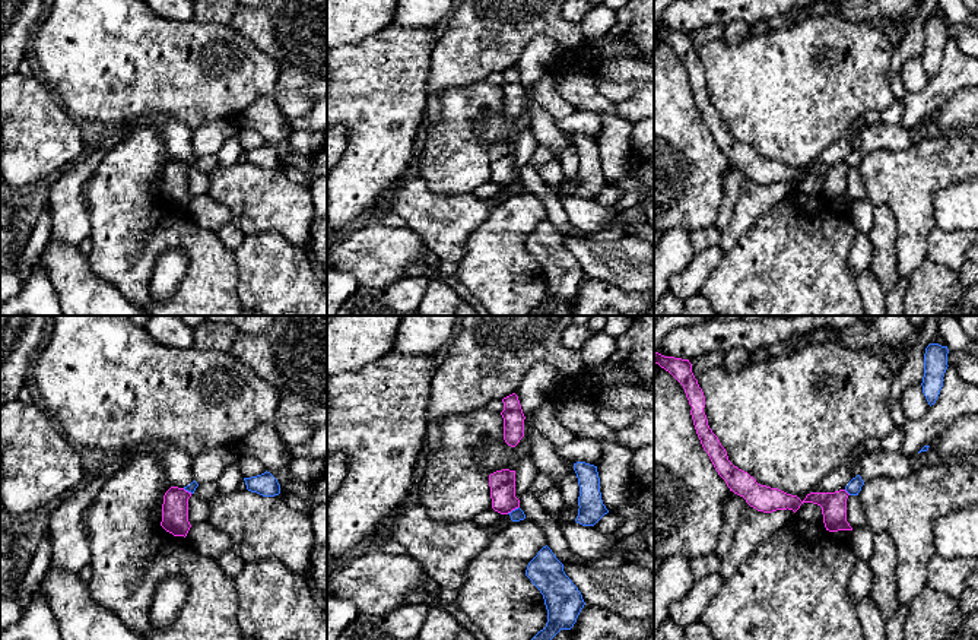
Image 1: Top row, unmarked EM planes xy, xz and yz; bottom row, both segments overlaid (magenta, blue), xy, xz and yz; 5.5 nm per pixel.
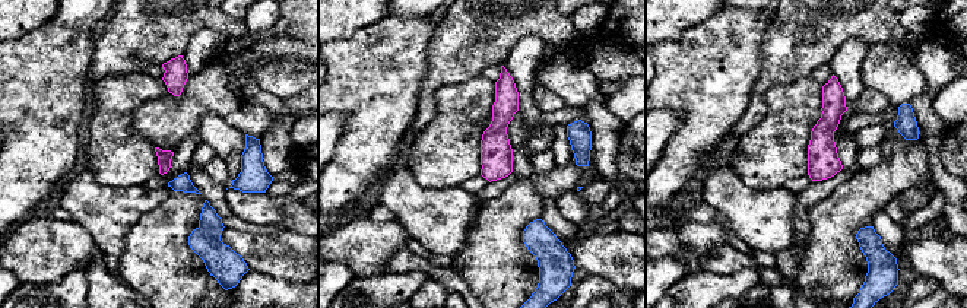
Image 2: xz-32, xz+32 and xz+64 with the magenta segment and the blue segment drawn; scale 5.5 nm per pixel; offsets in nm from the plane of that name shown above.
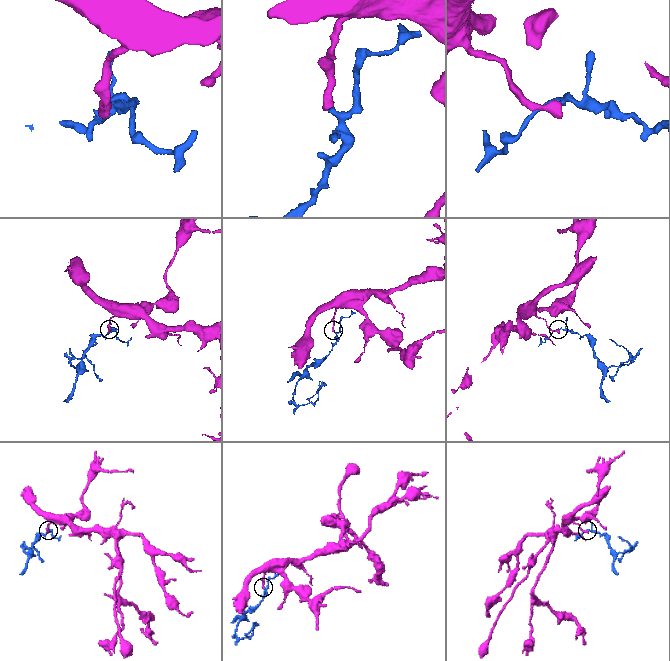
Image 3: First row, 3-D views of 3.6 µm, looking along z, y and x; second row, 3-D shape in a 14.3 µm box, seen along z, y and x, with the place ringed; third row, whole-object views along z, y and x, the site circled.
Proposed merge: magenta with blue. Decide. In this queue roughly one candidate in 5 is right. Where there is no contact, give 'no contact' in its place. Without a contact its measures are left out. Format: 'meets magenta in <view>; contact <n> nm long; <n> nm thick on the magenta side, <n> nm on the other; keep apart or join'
meets magenta in xz; contact 80 nm long; 140 nm thick on the magenta side, 70 nm on the other; keep apart

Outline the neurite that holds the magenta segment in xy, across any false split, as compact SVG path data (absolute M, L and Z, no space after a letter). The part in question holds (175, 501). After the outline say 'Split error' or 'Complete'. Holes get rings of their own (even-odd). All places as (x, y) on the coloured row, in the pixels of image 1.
M171 487L163 495L161 526L174 536L187 536L191 525L188 522L188 498L191 492L184 488Z. Complete

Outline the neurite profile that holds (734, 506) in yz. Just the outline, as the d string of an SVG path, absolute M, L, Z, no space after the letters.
M730 491L725 506L724 506L724 520L725 526L721 532L717 546L714 552L723 560L733 544L733 538L736 533L737 522L740 520L743 511L749 507L746 500L733 491Z

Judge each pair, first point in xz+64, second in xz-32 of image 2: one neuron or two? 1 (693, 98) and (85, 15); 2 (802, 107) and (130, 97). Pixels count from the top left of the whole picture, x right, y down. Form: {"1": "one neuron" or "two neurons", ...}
{"1": "two neurons", "2": "one neuron"}

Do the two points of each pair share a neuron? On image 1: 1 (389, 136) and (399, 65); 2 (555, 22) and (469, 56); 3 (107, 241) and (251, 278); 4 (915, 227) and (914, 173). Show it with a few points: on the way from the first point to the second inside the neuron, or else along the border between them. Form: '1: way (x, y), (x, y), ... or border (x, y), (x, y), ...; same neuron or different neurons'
1: way (387, 119), (387, 82); same neuron
2: way (533, 22), (524, 24), (517, 31), (491, 34); same neuron
3: border (232, 252), (237, 260), (237, 297), (240, 300); different neurons
4: way (914, 214), (914, 186); same neuron

